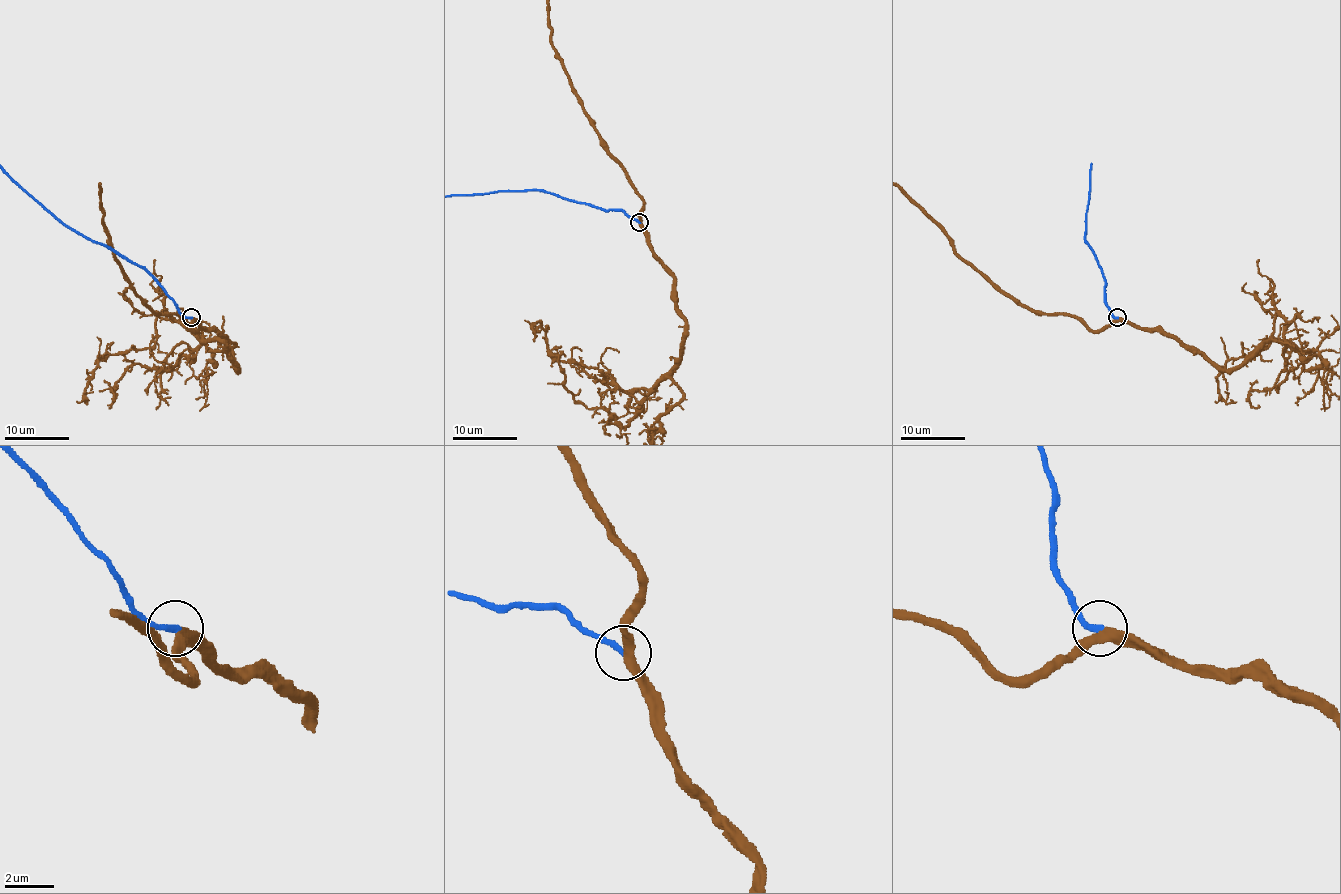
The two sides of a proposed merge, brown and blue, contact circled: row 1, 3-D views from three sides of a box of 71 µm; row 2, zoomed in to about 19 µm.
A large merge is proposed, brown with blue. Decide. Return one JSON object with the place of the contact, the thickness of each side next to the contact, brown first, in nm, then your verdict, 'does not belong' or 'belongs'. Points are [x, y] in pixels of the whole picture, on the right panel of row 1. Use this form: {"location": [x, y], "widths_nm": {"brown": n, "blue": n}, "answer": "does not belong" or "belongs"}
{"location": [1117, 317], "widths_nm": {"brown": 380, "blue": 240}, "answer": "belongs"}

